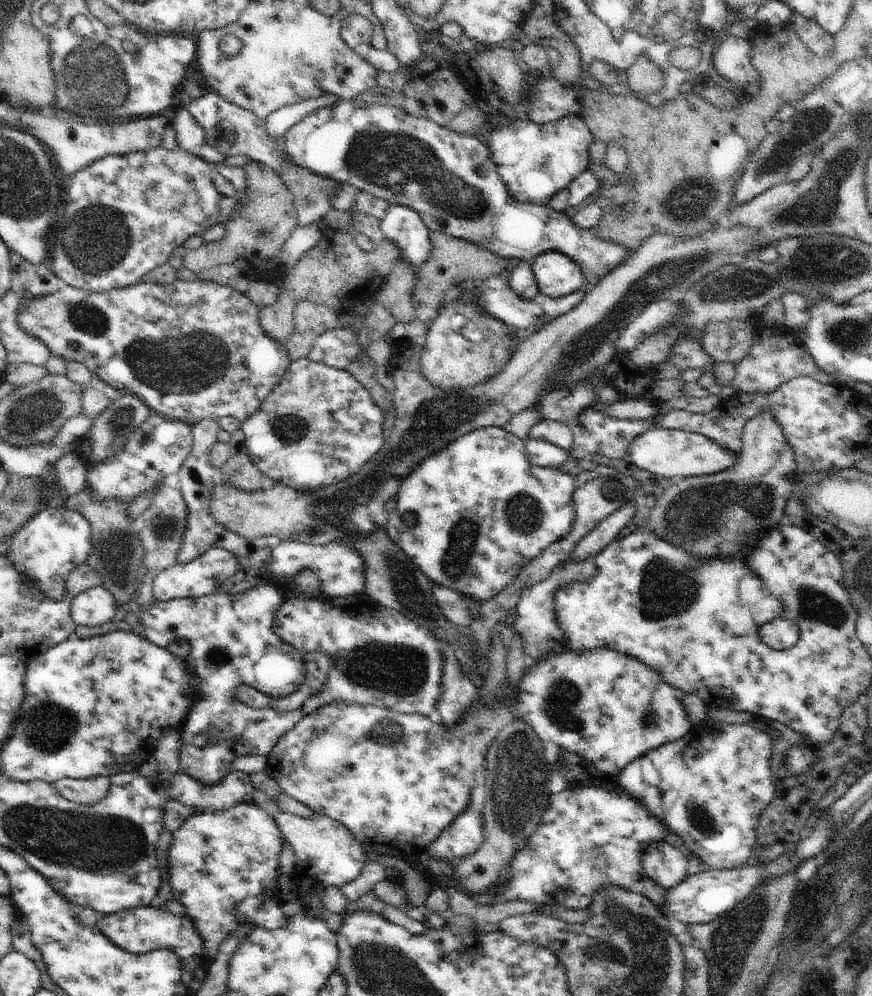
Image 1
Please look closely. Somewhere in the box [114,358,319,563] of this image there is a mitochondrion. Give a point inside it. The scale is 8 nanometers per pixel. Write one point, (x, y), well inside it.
(163, 528)

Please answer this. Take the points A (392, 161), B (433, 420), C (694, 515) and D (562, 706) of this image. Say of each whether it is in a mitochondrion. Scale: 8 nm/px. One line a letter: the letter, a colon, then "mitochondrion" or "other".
A: mitochondrion
B: mitochondrion
C: mitochondrion
D: mitochondrion

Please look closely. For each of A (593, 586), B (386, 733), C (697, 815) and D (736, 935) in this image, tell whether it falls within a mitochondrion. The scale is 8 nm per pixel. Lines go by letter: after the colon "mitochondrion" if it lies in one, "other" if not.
A: other
B: mitochondrion
C: mitochondrion
D: mitochondrion

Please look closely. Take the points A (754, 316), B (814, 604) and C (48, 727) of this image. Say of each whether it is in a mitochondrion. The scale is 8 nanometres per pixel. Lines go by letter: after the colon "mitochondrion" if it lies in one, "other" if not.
A: mitochondrion
B: mitochondrion
C: mitochondrion

